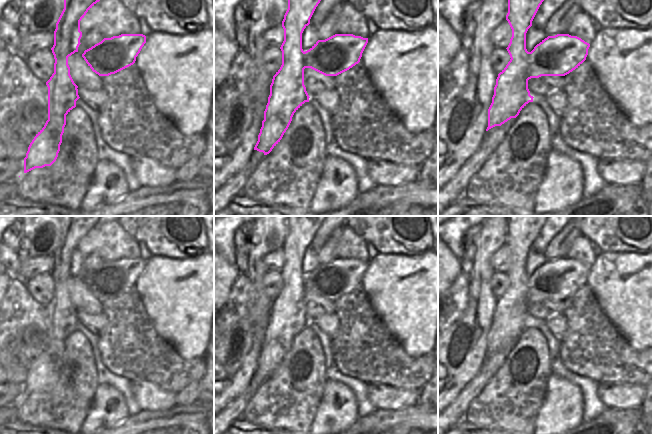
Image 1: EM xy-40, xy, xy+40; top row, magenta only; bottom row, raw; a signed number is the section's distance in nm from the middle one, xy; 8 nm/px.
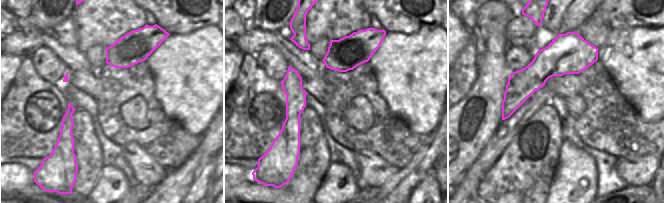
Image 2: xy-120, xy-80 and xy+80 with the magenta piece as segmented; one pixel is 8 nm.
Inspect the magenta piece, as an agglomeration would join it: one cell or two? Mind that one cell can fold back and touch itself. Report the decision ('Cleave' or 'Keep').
Cleave.

